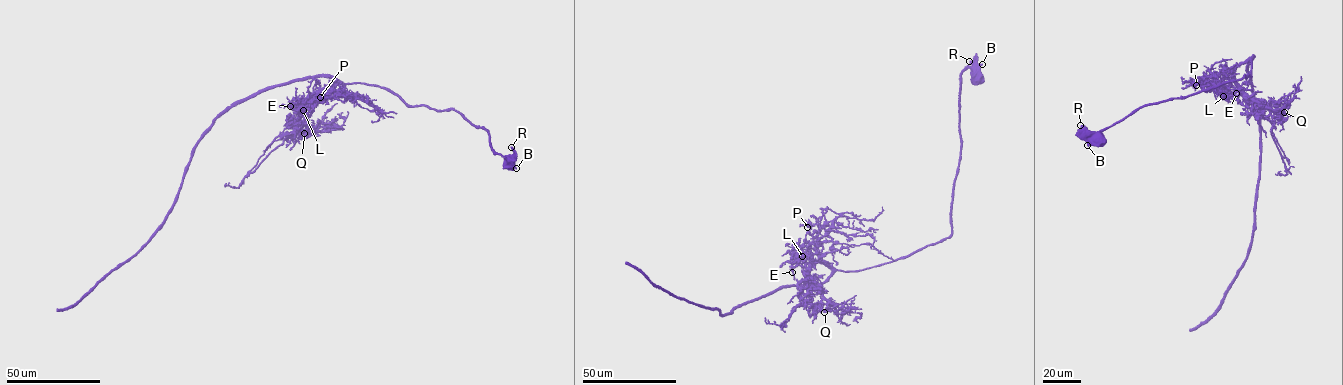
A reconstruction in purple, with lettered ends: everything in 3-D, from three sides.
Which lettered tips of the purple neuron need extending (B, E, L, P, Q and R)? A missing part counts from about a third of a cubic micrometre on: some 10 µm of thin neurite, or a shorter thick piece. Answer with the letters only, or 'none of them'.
none of them

